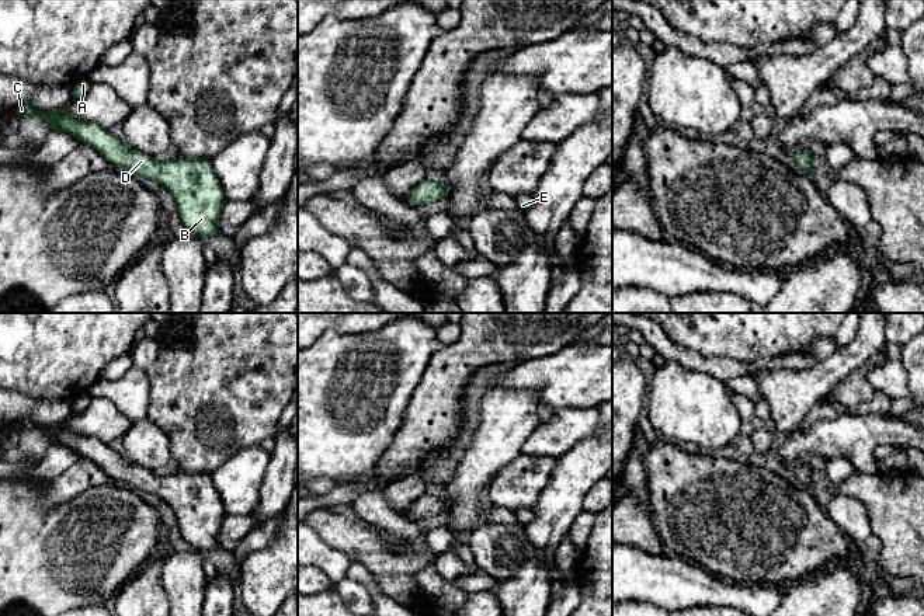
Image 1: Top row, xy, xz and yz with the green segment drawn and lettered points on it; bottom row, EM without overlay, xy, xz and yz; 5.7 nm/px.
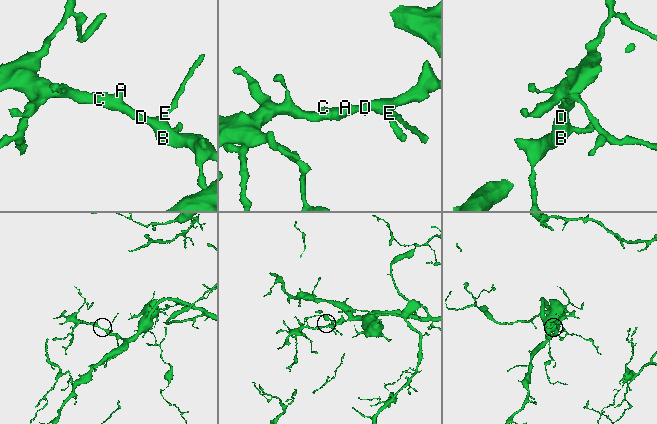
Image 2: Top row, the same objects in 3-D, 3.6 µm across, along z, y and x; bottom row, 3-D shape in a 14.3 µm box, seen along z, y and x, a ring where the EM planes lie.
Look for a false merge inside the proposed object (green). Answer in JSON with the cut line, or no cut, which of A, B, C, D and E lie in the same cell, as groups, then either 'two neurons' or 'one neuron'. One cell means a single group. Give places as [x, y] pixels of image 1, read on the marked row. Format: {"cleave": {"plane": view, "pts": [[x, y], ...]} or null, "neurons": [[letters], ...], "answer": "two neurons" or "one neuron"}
{"cleave": null, "neurons": [["A", "B", "C", "D", "E"]], "answer": "one neuron"}

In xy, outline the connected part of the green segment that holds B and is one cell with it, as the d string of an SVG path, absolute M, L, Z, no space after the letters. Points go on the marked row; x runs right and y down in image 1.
M28 104L13 111L20 118L38 115L48 130L67 132L80 143L93 146L112 167L125 167L133 177L154 180L166 187L177 202L183 225L201 239L219 232L218 220L226 202L223 188L213 173L212 159L176 159L157 161L133 150L103 126L69 115L67 104L51 112L41 112Z

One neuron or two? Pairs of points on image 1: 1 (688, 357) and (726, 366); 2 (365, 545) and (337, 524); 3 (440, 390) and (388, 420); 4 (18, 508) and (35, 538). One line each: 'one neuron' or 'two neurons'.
1: one neuron
2: one neuron
3: two neurons
4: one neuron

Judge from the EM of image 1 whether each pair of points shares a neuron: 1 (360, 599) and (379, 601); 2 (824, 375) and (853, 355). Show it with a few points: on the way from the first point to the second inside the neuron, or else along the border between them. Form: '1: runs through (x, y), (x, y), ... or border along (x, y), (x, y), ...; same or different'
1: border along (348, 578), (362, 583), (368, 588), (372, 601); different
2: runs through (832, 371), (846, 359); same

